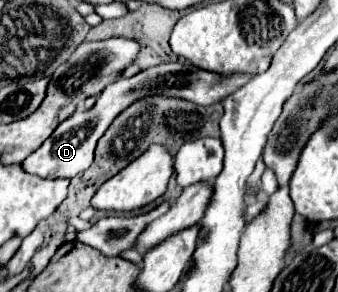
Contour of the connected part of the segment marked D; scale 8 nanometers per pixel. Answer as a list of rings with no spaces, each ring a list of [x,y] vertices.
[[[182,62],[158,64],[152,68],[140,70],[132,78],[120,78],[120,80],[108,84],[108,88],[104,88],[98,102],[90,110],[76,110],[70,118],[60,122],[60,126],[52,132],[52,136],[24,160],[24,168],[42,178],[50,178],[50,176],[74,178],[76,174],[80,174],[82,170],[86,170],[92,164],[96,142],[100,140],[100,136],[104,136],[104,132],[108,130],[112,120],[120,112],[124,112],[124,108],[132,106],[136,100],[150,96],[150,94],[158,94],[158,96],[168,96],[168,98],[190,100],[200,106],[212,106],[212,104],[220,102],[224,96],[230,96],[232,92],[236,92],[236,88],[242,88],[250,78],[252,76],[244,76],[244,74],[220,76],[220,74],[214,74],[214,72],[208,72],[202,68],[194,68],[192,64],[182,64]]]

